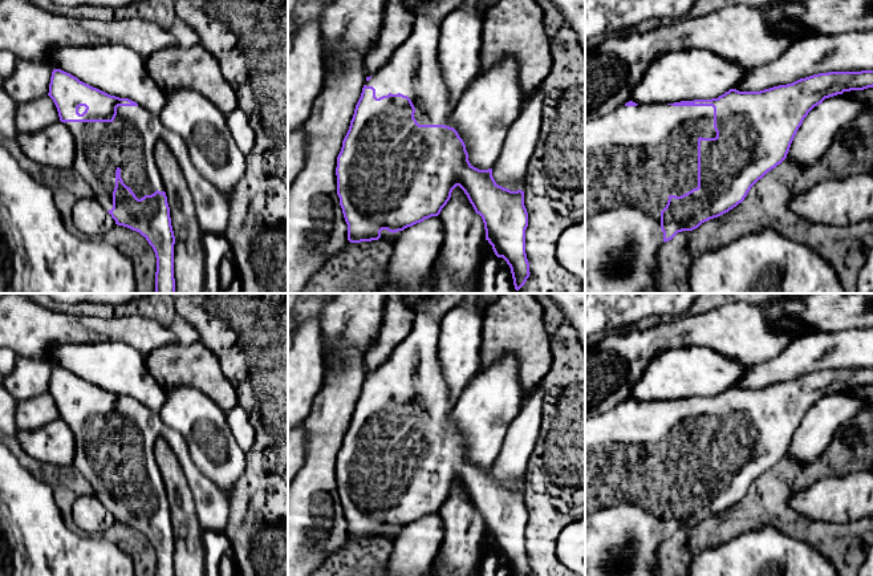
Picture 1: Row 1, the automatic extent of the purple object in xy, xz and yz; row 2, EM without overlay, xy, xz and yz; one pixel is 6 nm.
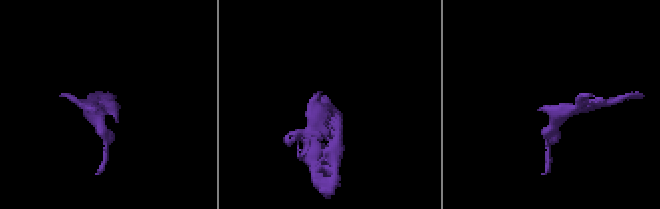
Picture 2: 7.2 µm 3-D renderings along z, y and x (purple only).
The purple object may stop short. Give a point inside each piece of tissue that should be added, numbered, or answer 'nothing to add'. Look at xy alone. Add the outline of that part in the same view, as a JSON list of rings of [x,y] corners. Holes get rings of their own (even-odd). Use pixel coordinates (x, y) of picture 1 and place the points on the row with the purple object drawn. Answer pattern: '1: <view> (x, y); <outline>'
1: xy (128, 142); [[[118,106],[117,115],[113,122],[65,122],[74,139],[74,163],[73,167],[85,179],[93,191],[93,198],[106,210],[113,208],[113,191],[115,187],[115,170],[121,169],[121,178],[123,183],[131,188],[138,199],[145,195],[151,195],[157,190],[165,191],[162,178],[154,161],[154,147],[158,141],[165,141],[186,177],[188,190],[194,199],[196,219],[200,230],[204,234],[223,235],[228,226],[228,199],[220,192],[210,180],[207,180],[192,163],[186,142],[180,135],[166,127],[159,115],[147,111],[142,106]]]

